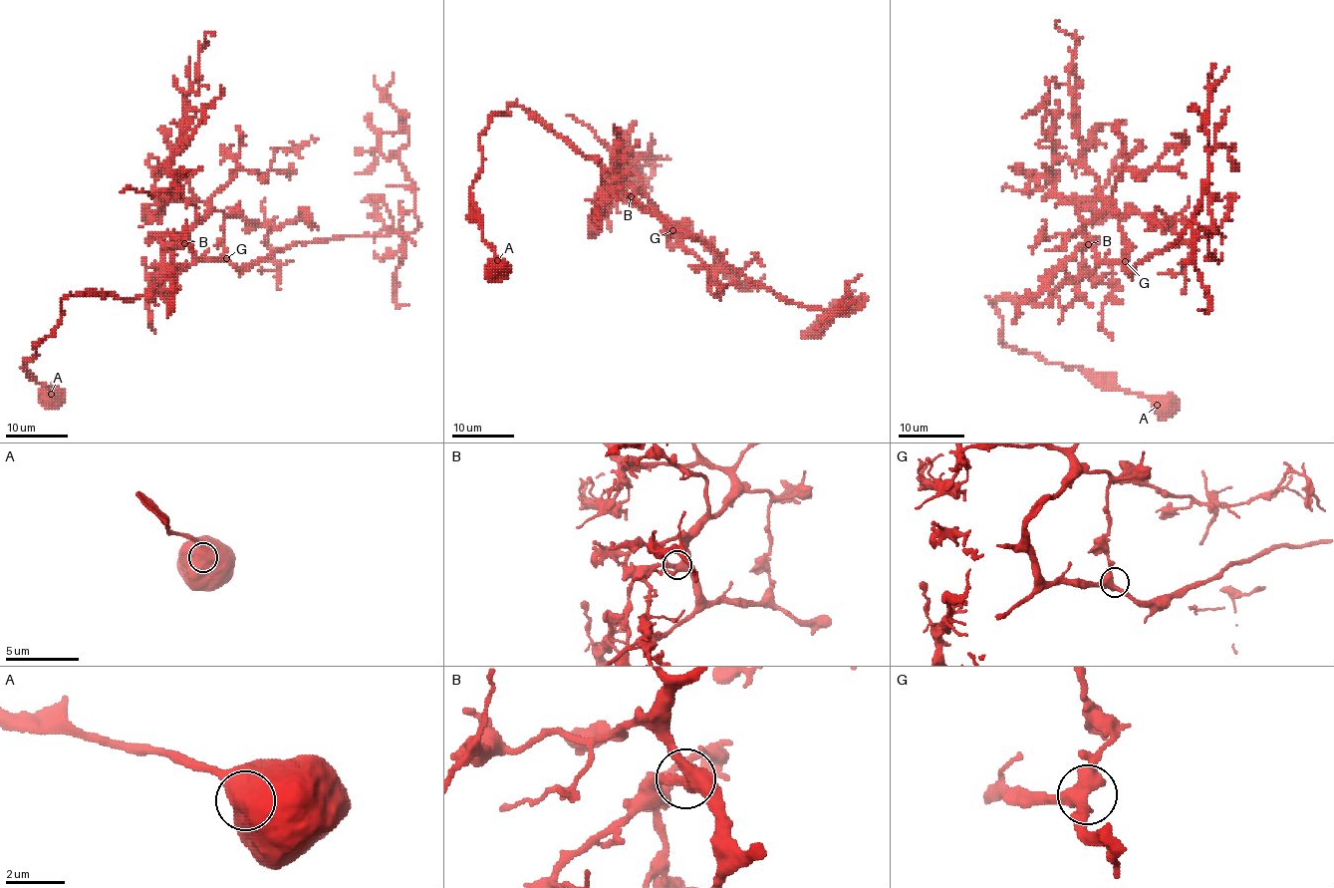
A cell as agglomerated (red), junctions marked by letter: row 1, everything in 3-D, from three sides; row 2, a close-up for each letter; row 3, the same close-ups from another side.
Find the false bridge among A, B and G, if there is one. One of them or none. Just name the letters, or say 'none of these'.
none of these

